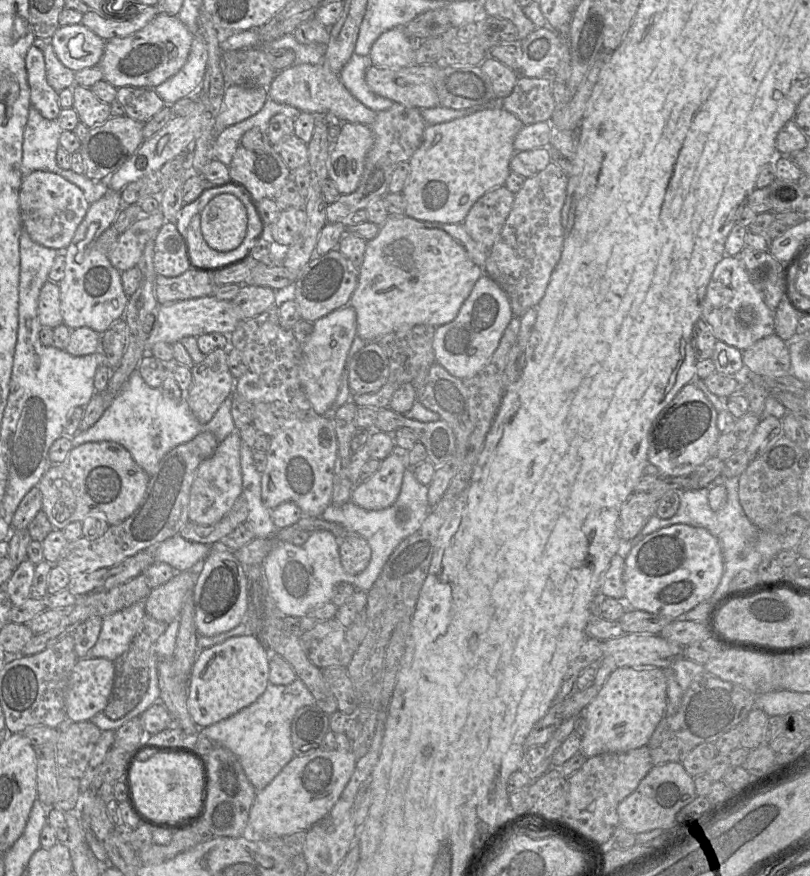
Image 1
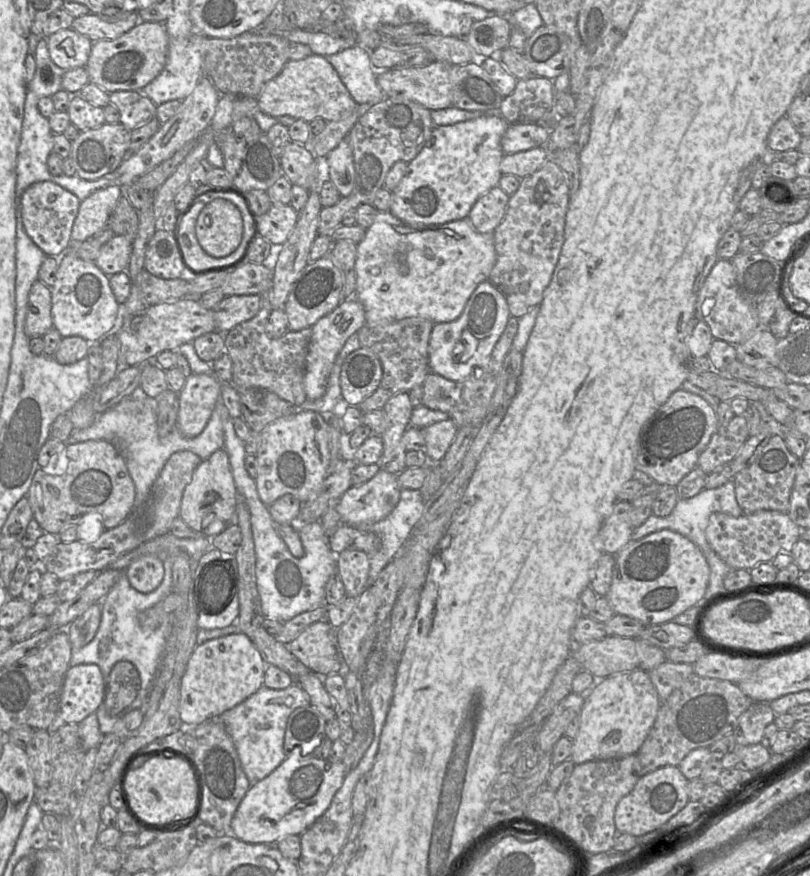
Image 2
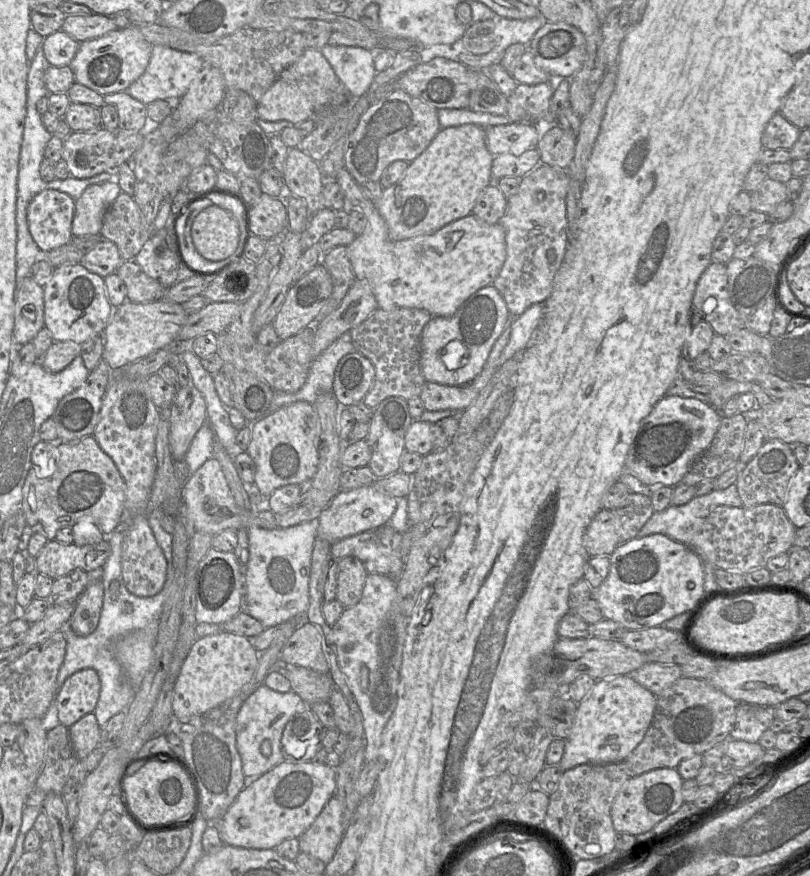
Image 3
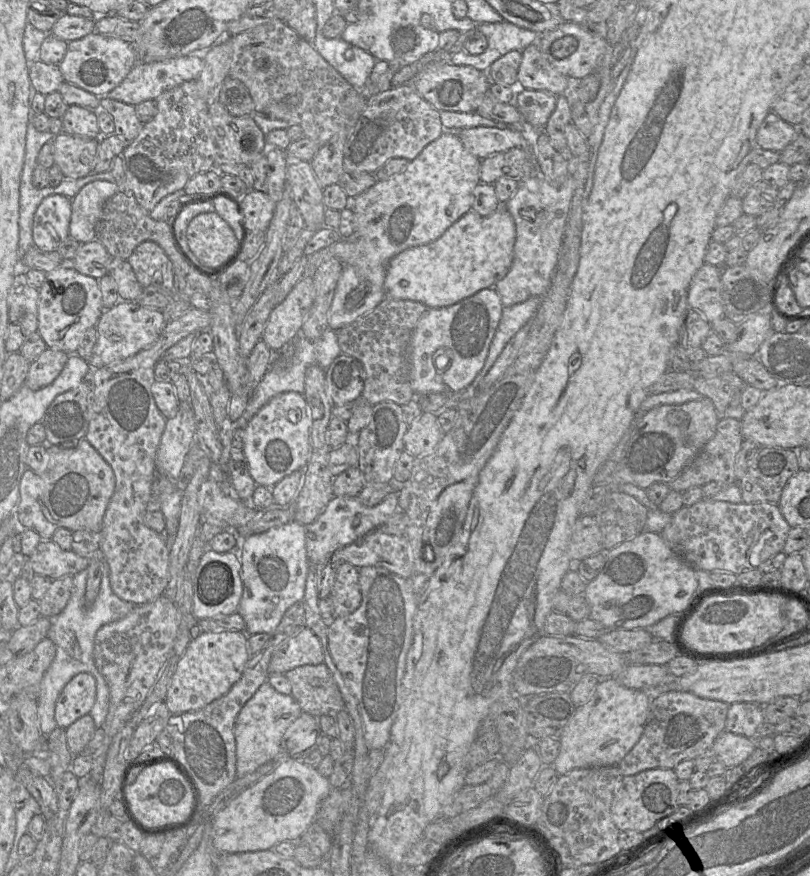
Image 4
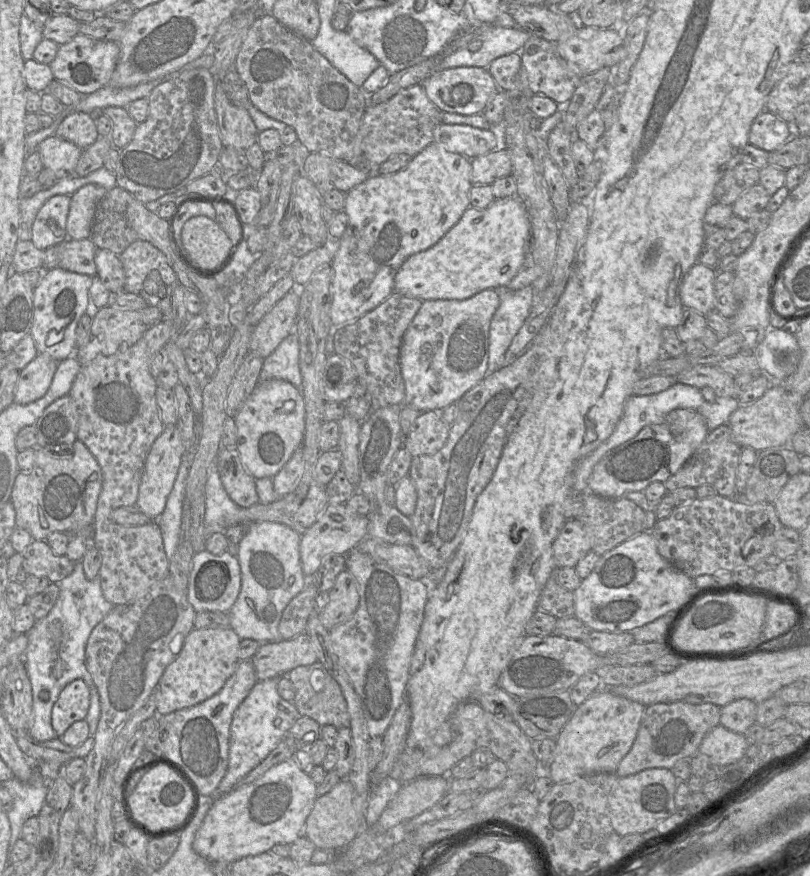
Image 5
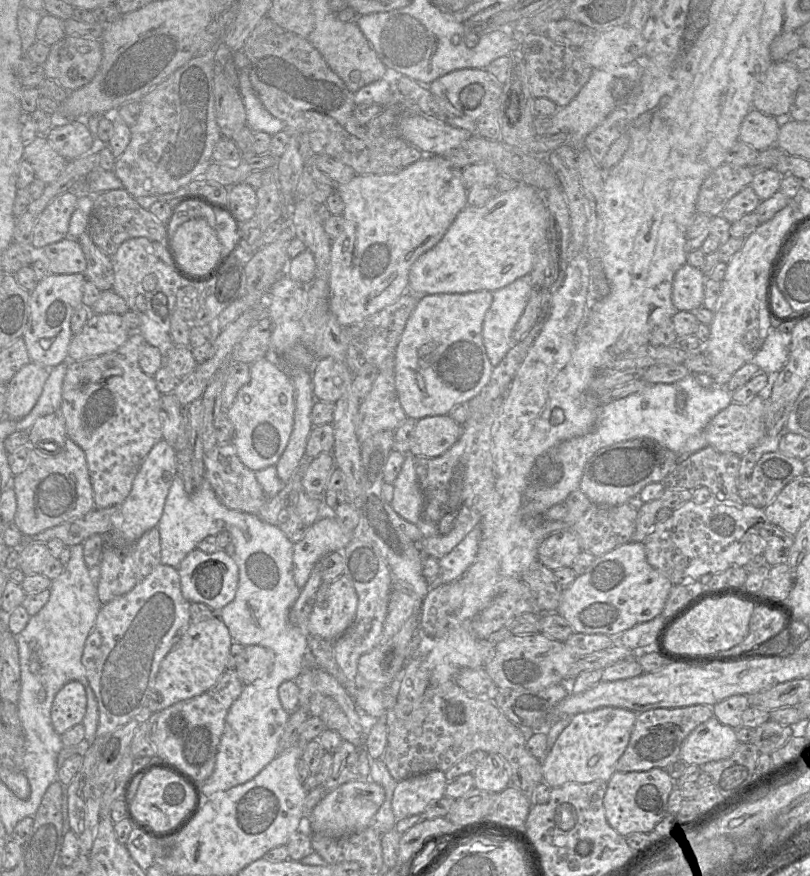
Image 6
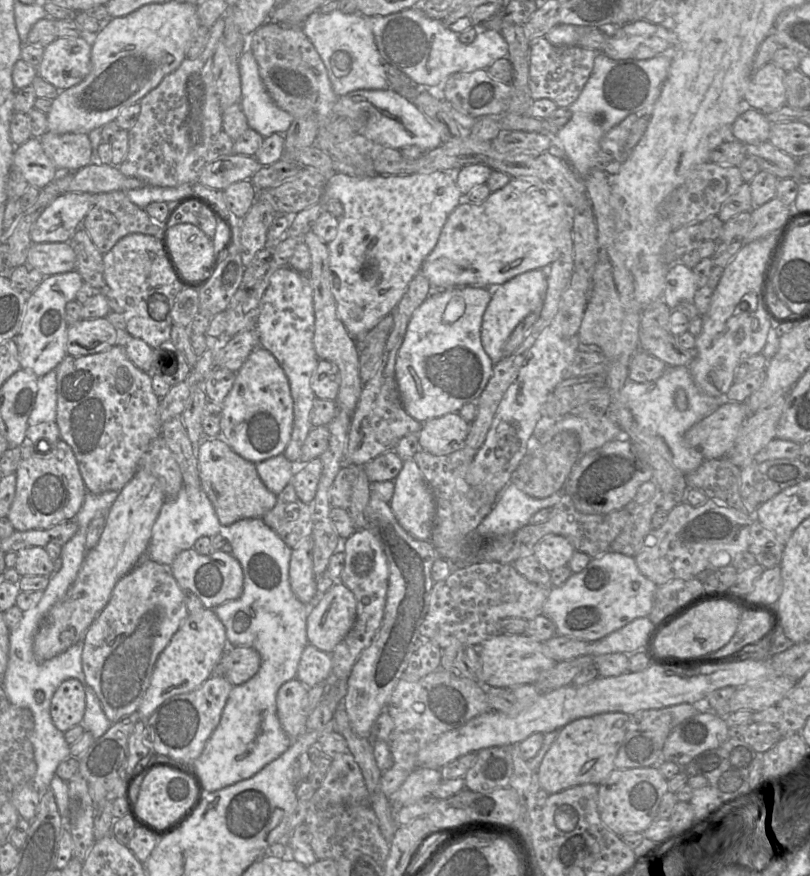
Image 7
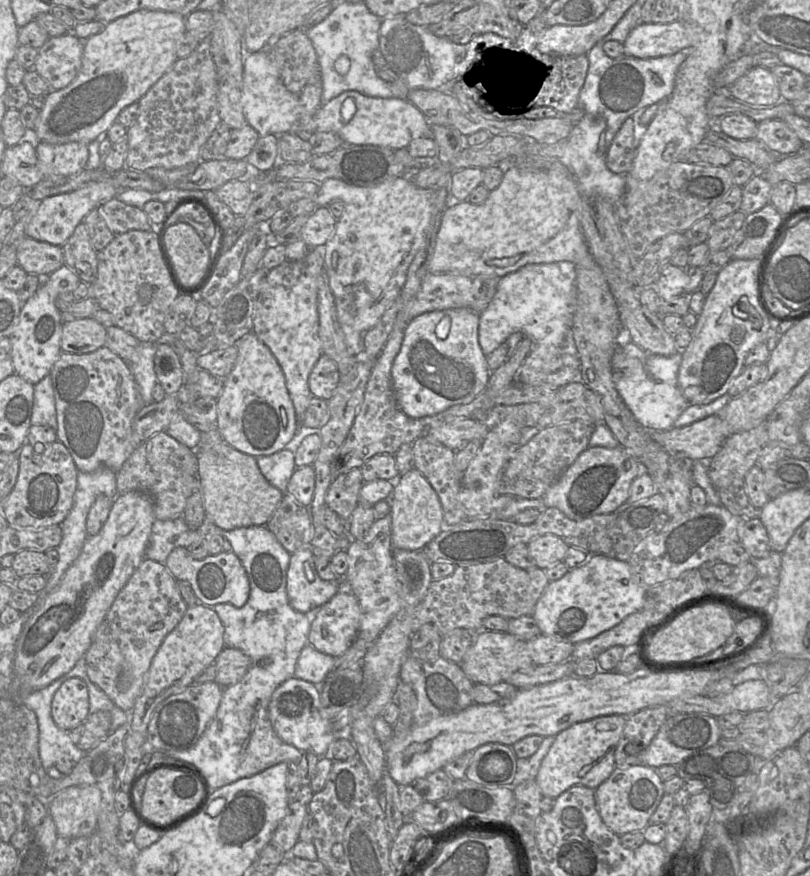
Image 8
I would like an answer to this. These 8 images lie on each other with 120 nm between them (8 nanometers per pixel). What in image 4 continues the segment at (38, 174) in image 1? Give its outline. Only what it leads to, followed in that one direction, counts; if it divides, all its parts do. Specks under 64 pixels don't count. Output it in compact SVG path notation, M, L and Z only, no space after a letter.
M52 194L39 204L33 220L34 245L55 251L70 236L72 201L65 195Z

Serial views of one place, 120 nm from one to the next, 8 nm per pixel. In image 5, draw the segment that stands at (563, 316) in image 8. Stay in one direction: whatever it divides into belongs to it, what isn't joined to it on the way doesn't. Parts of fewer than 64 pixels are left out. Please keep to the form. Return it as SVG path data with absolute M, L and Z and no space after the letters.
M530 286L519 290L505 290L489 329L487 374L505 367L505 353L513 338L528 317L535 293Z

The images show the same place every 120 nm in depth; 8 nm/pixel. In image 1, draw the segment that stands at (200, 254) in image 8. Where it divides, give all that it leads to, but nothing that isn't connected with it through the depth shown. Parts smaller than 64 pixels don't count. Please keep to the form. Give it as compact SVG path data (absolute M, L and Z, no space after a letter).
M220 194L208 202L200 214L206 243L219 252L229 252L243 242L247 233L247 209L232 194Z

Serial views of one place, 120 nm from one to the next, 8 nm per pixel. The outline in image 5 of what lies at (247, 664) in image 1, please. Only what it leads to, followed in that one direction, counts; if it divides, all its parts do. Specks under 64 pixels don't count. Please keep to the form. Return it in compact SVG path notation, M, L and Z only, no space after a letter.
M231 627L194 628L184 639L174 661L167 666L154 692L156 713L163 716L195 706L216 693L232 676L240 662L241 639Z

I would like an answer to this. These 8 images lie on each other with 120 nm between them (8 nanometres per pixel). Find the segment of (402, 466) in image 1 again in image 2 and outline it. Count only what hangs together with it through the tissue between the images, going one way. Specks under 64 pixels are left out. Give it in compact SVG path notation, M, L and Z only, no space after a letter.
M380 469L367 482L360 486L352 485L335 505L342 524L358 527L387 517L400 499L402 488L397 475Z

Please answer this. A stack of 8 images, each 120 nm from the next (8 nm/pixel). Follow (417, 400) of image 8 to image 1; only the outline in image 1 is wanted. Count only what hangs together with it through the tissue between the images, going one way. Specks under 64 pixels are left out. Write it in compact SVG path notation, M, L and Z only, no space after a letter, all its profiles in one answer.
M484 274L475 283L456 318L436 327L433 339L435 362L457 378L473 377L490 361L513 316L506 292Z

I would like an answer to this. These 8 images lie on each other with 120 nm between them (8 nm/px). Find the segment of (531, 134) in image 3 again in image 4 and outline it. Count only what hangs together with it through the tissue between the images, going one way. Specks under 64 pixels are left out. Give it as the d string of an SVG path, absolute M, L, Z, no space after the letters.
M478 126L455 133L465 148L481 160L513 147L529 149L523 134L517 130Z

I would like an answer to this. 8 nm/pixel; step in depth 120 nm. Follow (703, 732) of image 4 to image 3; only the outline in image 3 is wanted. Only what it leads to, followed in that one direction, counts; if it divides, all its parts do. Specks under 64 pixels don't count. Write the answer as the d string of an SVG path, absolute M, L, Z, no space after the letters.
M682 676L656 697L657 705L650 727L640 744L623 761L625 771L630 777L657 768L677 768L681 760L691 758L697 754L702 755L716 744L730 739L738 702L708 681Z

